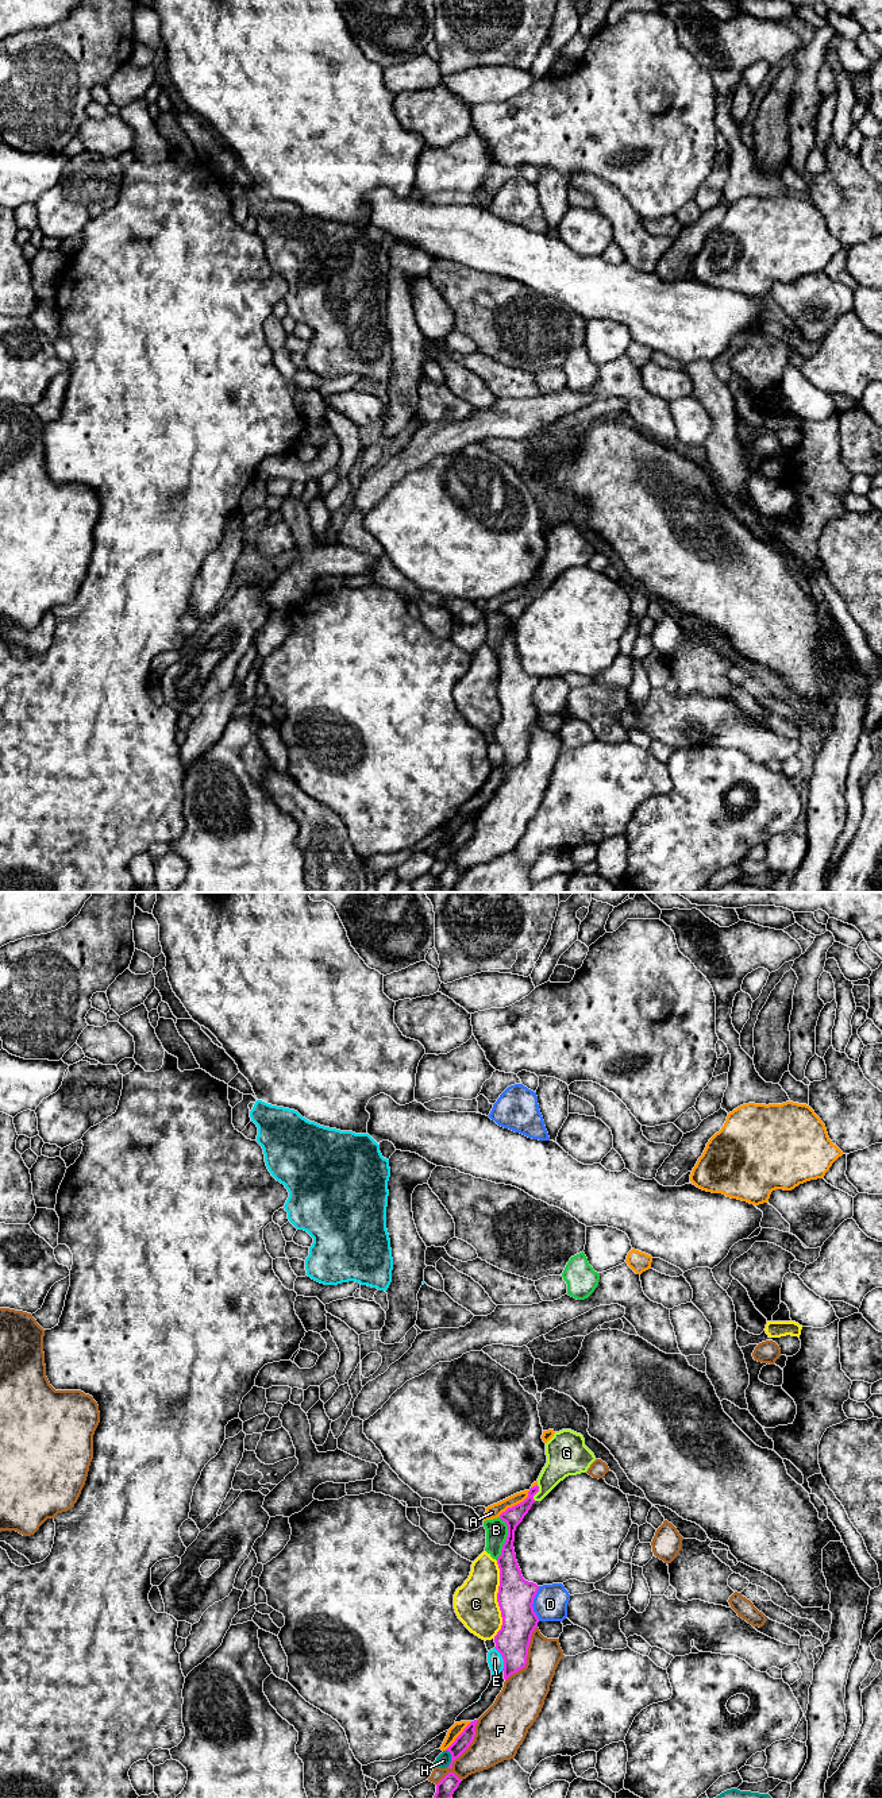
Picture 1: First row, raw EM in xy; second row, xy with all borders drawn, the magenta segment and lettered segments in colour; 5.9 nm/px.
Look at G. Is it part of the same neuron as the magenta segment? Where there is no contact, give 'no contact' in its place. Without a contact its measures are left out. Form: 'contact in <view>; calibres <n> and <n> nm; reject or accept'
contact in xy; calibres 110 and 200 nm; accept

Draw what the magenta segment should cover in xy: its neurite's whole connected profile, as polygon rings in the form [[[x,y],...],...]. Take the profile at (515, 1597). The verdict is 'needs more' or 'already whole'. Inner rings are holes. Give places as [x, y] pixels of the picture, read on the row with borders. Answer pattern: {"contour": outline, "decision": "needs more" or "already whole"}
{"contour": [[[571,1429],[555,1432],[546,1443],[546,1455],[547,1463],[538,1478],[538,1485],[529,1489],[523,1502],[500,1515],[508,1525],[508,1536],[497,1558],[500,1569],[497,1602],[502,1625],[494,1636],[494,1648],[504,1659],[505,1681],[525,1667],[531,1636],[539,1623],[532,1606],[539,1586],[521,1575],[513,1548],[516,1527],[535,1501],[542,1501],[566,1477],[586,1473],[596,1461],[594,1454],[585,1446],[583,1436]]], "decision": "needs more"}

